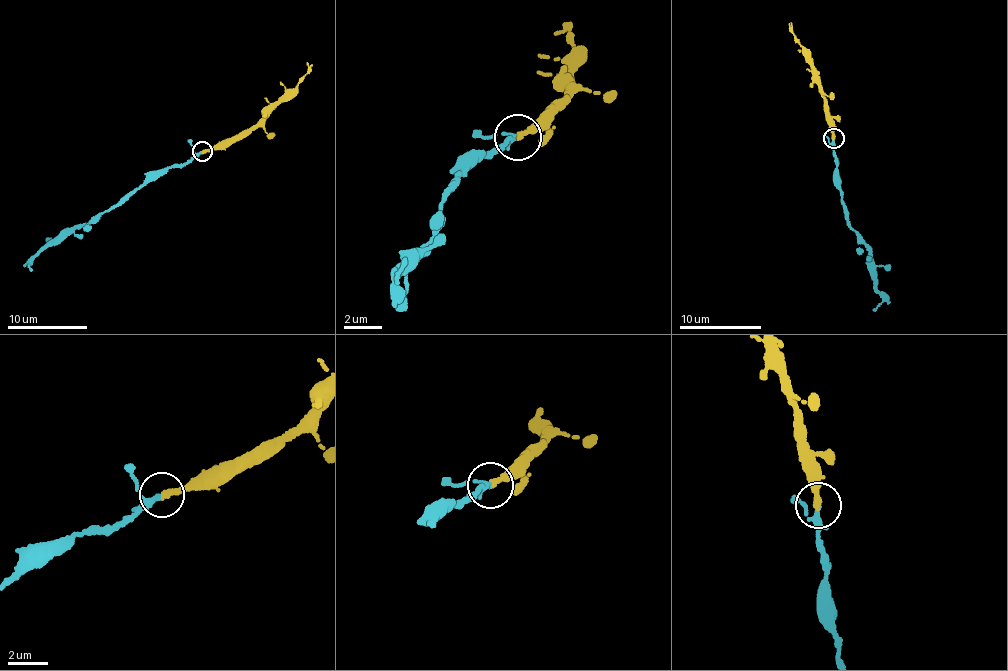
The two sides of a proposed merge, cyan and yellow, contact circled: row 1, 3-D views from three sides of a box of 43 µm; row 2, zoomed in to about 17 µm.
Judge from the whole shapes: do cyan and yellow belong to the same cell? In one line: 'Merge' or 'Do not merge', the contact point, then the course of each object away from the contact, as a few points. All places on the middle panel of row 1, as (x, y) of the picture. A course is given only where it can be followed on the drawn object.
Merge. Place: (517, 137). Course of cyan: (516, 138), (479, 156), (445, 197), (434, 239), (416, 256), (395, 287), (405, 260). Course of yellow: (516, 138), (545, 117), (568, 91), (575, 46), (565, 35), (570, 29), (556, 34)

